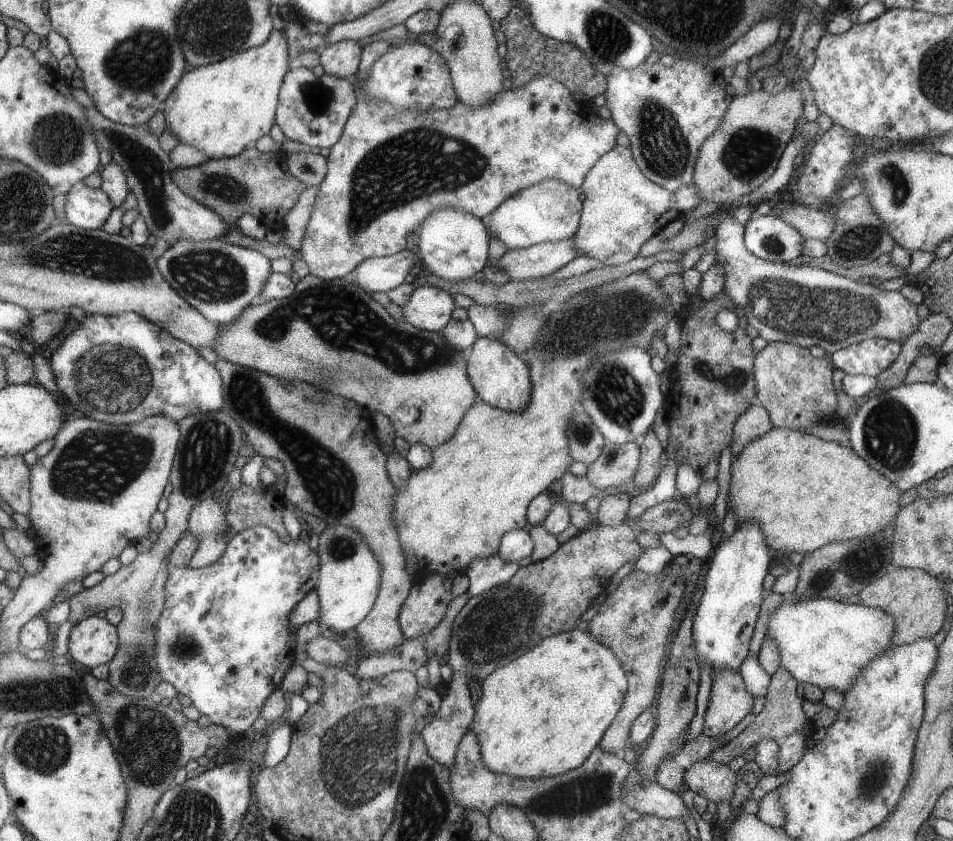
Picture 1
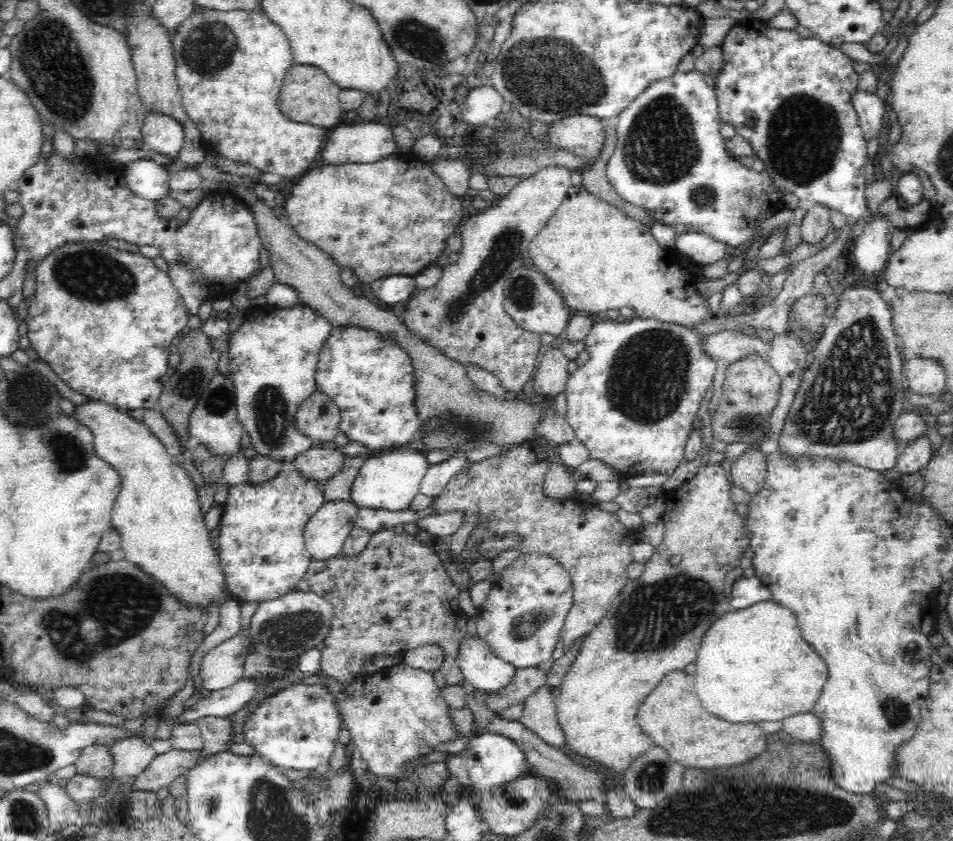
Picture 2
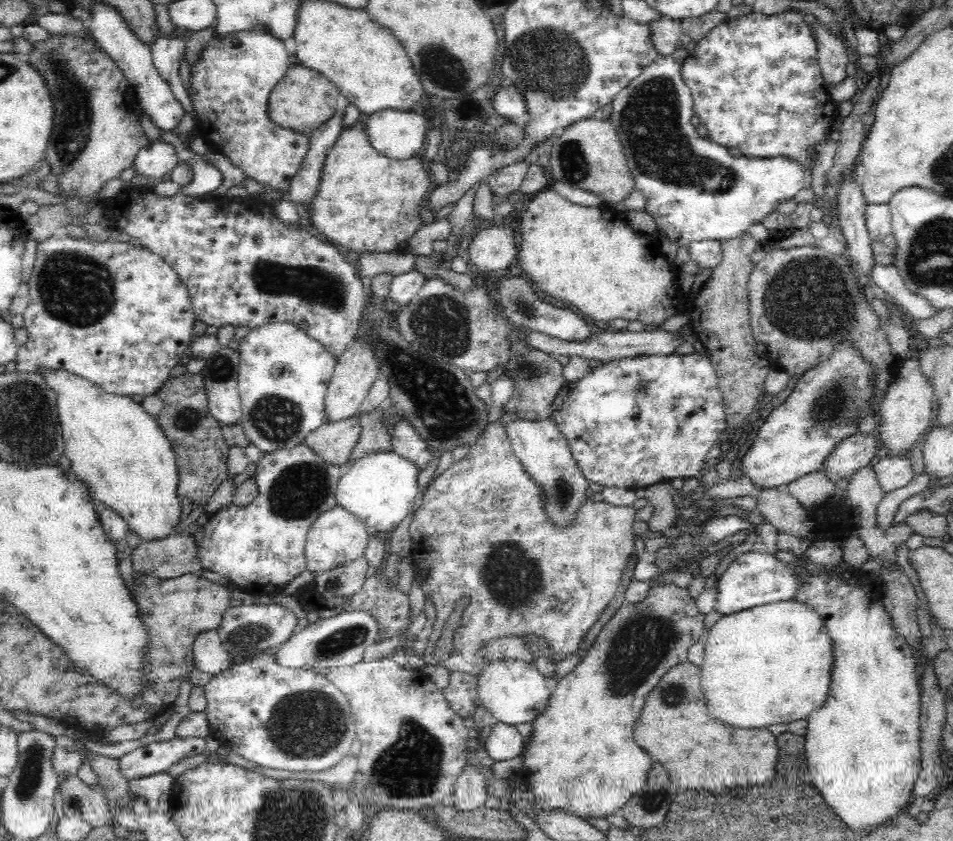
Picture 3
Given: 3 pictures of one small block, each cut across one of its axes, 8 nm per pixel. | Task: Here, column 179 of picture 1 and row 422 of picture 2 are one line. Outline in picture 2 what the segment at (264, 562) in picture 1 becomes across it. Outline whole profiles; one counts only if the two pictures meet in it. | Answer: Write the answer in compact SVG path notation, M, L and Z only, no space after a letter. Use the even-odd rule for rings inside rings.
M659 319L600 320L584 340L590 358L576 369L566 384L567 418L576 440L588 449L588 460L602 460L625 482L650 474L670 477L684 458L690 432L698 418L700 402L715 374L715 361L704 351L698 333Z

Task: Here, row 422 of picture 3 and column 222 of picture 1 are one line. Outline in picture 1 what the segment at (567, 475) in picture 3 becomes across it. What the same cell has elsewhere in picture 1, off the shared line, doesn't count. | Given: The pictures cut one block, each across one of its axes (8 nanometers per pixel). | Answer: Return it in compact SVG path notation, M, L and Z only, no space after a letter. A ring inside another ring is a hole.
M209 498L202 500L192 508L188 516L188 531L198 540L188 567L198 569L208 567L224 554L228 540L226 514L223 514L219 502Z

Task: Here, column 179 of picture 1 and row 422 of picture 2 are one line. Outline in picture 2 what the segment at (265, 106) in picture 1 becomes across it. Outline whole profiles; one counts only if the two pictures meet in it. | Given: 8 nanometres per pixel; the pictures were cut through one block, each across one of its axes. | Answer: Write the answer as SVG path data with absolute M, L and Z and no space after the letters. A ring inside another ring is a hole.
M88 398L85 402L79 405L75 405L74 417L78 419L83 426L86 426L88 430L91 430L91 434L94 434L94 449L95 453L104 462L107 462L120 476L122 486L119 493L116 495L114 506L112 509L111 526L118 529L120 533L121 549L125 554L125 559L136 564L137 568L142 569L149 576L152 576L153 580L160 581L160 584L164 585L164 588L168 589L168 592L172 593L172 596L180 600L184 606L199 606L200 610L204 610L205 604L210 602L212 598L217 600L218 604L224 599L232 598L229 595L222 597L222 589L226 587L225 578L223 575L222 567L219 565L218 551L212 550L210 539L208 539L208 531L206 531L206 525L204 524L204 516L202 510L200 510L199 495L194 490L194 482L190 479L184 468L178 465L178 461L175 459L175 455L170 455L164 443L160 441L158 437L143 423L132 417L128 411L124 411L119 407L114 407L101 400L94 400Z

